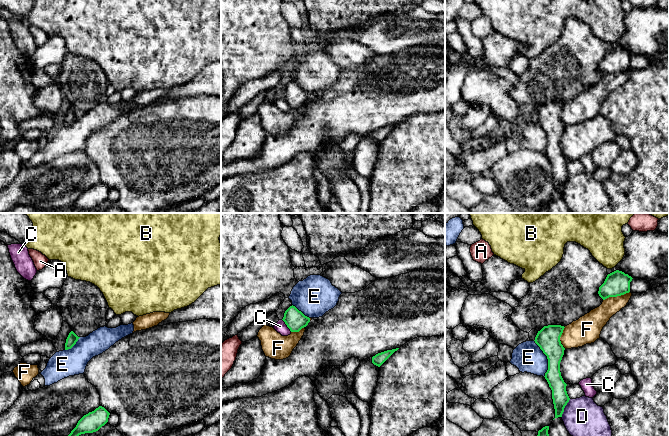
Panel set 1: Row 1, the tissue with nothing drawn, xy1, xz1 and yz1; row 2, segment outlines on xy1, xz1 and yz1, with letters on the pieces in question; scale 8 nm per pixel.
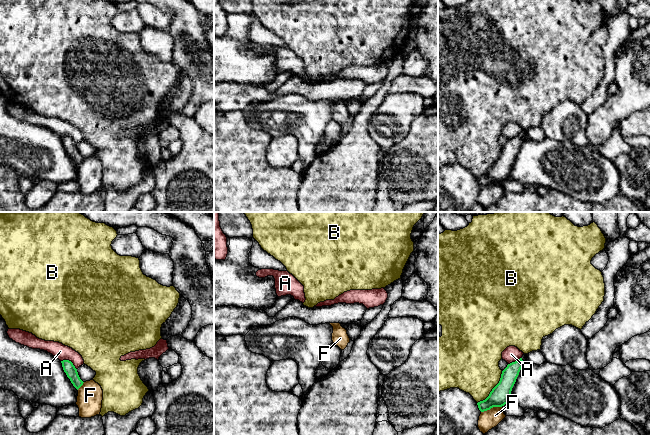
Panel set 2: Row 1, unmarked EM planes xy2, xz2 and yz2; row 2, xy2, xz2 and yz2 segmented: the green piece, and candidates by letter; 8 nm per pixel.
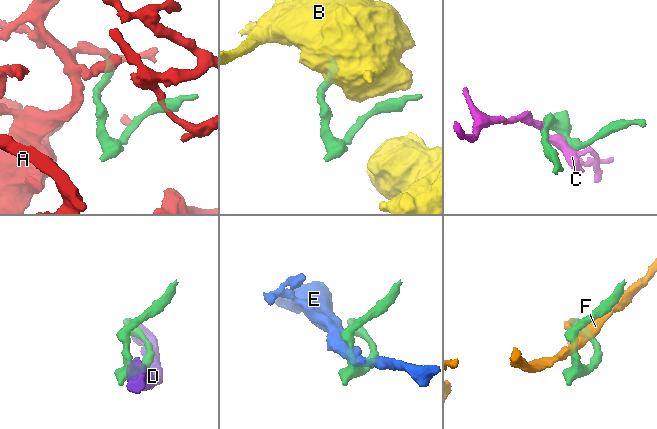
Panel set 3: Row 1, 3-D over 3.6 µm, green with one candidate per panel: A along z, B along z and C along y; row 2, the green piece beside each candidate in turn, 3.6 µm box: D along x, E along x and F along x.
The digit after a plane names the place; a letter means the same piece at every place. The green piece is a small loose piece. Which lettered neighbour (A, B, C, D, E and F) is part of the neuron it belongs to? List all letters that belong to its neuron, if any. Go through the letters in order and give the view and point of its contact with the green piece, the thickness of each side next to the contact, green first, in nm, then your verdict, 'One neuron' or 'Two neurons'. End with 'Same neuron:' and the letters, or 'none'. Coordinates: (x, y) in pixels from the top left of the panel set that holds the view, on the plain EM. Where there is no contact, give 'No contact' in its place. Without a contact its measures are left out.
A: Touches green at xy2 (70, 137). Thickness 90 nm (green) against 120 nm. Two neurons
B: Touches green at yz2 (492, 165). Thickness 160 nm (green) against 440 nm. Two neurons
C: Touches green at xz1 (286, 100). Thickness 160 nm (green) against 90 nm. Two neurons
D: Touches green at yz1 (564, 183). Thickness 130 nm (green) against 320 nm. Two neurons
E: Touches green at yz1 (547, 134). Thickness 190 nm (green) against 240 nm. Two neurons
F: Touches green at yz1 (616, 72). Thickness 200 nm (green) against 170 nm. Two neurons
Same neuron: none

